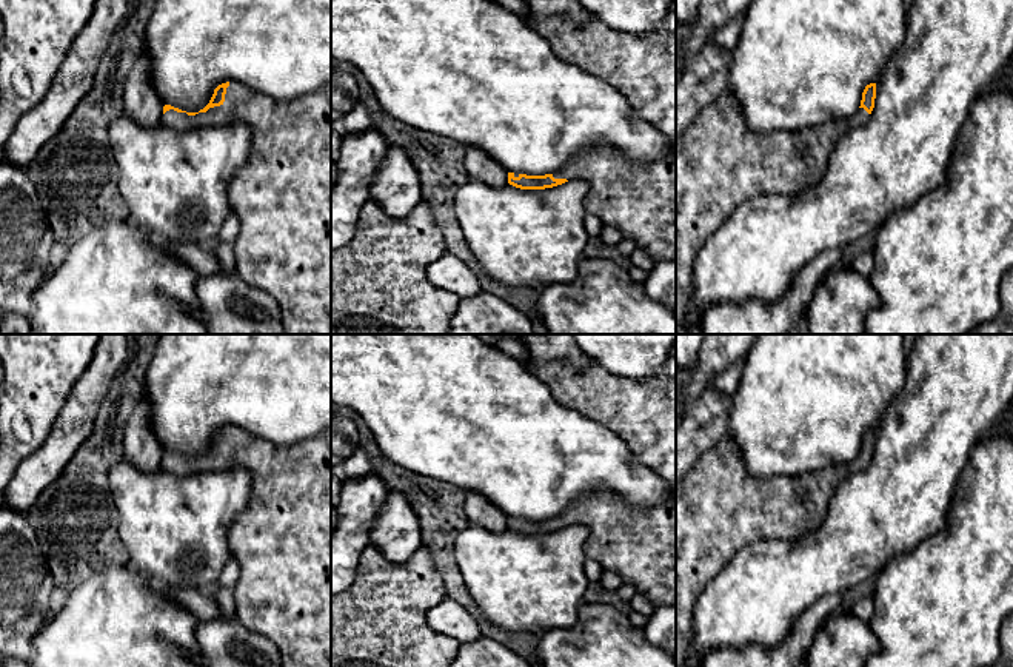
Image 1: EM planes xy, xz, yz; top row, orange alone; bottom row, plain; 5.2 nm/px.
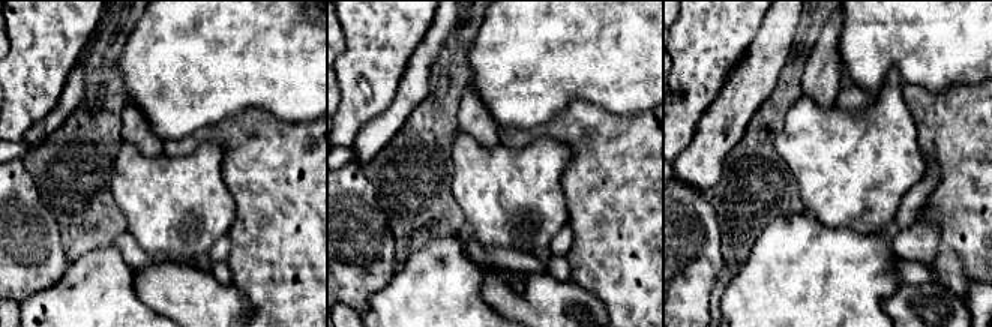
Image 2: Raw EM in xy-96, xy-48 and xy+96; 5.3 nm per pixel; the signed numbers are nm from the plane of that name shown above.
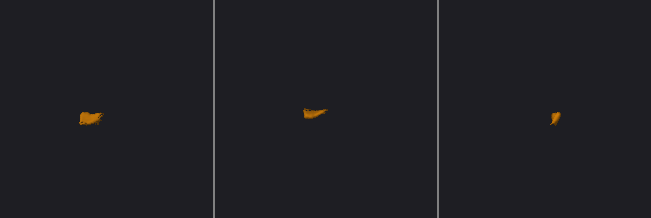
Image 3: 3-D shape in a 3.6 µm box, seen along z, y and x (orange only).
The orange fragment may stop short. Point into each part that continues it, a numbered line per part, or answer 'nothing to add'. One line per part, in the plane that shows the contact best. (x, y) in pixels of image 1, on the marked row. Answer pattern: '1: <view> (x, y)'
1: xy (282, 194)

